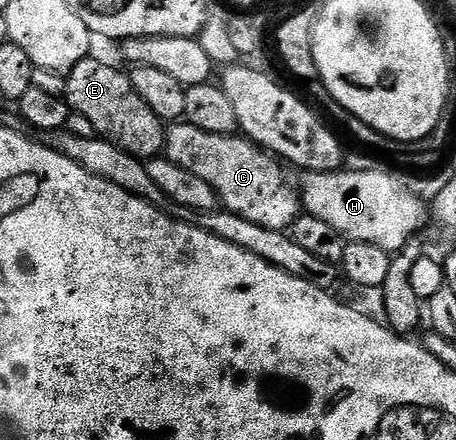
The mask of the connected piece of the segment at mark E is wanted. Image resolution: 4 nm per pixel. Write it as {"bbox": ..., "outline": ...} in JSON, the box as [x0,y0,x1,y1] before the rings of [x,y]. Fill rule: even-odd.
{"bbox":[64,57,167,161],"outline":[[[87,57],[80,60],[66,75],[64,100],[71,112],[88,117],[88,121],[92,121],[92,129],[99,139],[107,139],[109,143],[124,149],[129,155],[134,155],[143,161],[161,156],[166,146],[167,124],[160,117],[156,117],[156,113],[152,113],[152,109],[148,109],[146,102],[141,99],[140,93],[136,93],[136,89],[132,89],[132,81],[125,70],[121,71],[120,68],[113,67],[112,64],[105,63],[102,59],[94,58]]]}

